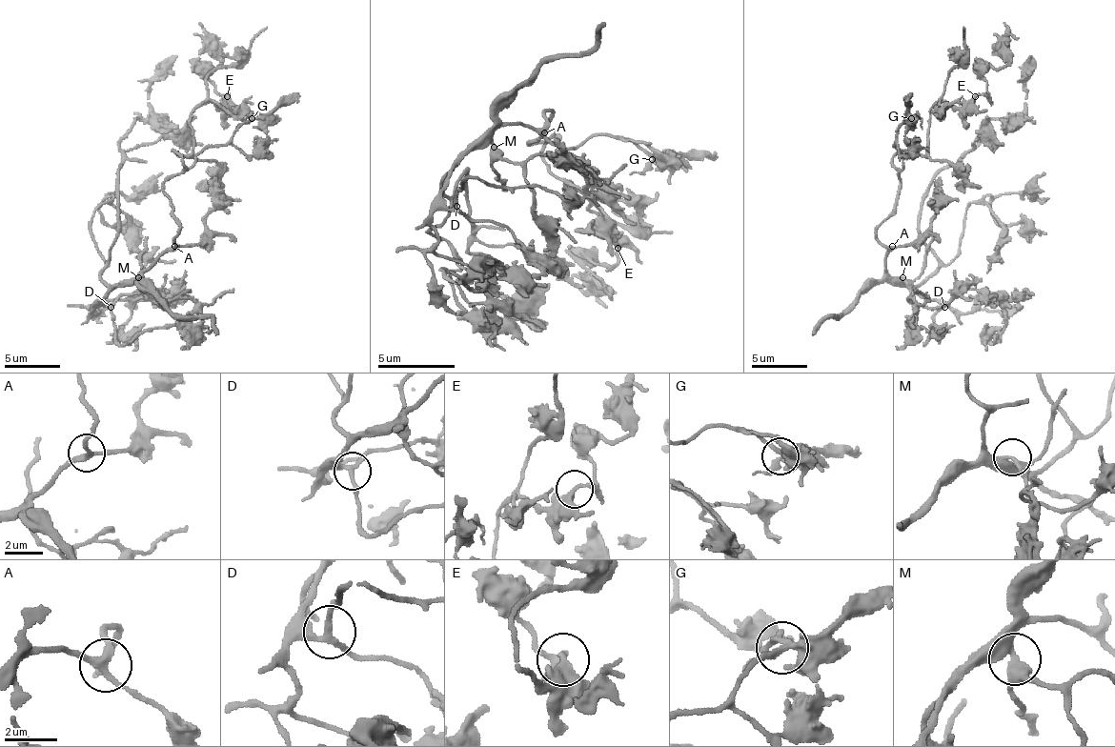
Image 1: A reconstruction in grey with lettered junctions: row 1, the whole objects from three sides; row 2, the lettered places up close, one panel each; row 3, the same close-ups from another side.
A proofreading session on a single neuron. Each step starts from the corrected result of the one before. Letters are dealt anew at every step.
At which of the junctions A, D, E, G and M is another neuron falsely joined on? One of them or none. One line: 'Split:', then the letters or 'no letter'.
Split: no letter

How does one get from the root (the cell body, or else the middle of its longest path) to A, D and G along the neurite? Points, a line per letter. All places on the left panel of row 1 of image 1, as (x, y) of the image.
A: (163, 252), (169, 252), (174, 246)
D: (163, 252), (133, 279), (125, 279), (100, 298), (111, 307)
G: (163, 252), (174, 249), (177, 234), (163, 182), (183, 173), (205, 149), (221, 146), (252, 118)

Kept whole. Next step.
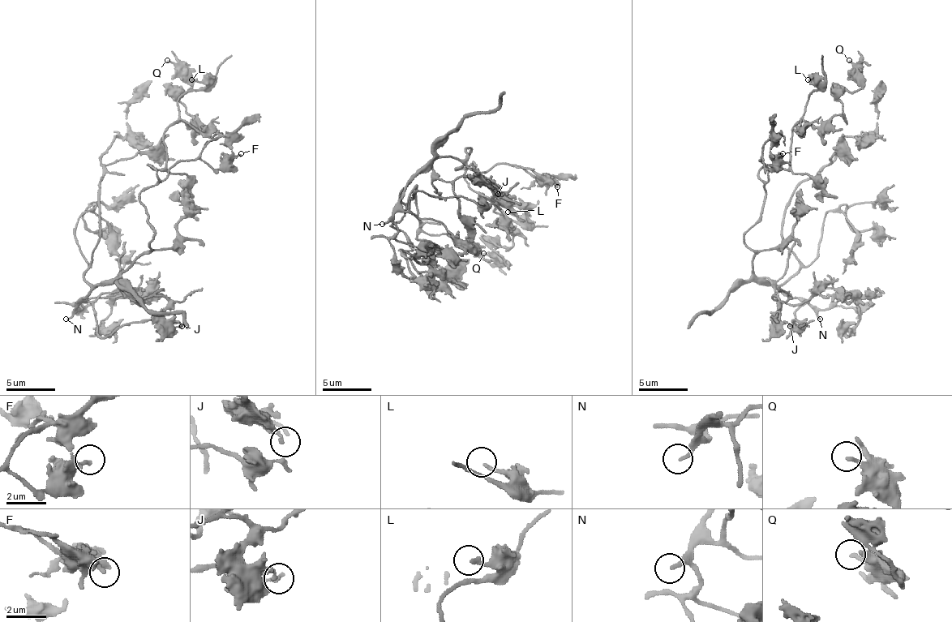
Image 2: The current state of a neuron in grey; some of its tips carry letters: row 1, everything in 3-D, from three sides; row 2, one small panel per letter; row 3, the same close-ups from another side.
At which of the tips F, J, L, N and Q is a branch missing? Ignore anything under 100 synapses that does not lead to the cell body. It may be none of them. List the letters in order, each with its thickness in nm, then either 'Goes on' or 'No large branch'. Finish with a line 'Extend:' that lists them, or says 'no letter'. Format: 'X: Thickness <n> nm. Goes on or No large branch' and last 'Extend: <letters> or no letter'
F: Thickness 240 nm. No large branch
J: Thickness 110 nm. No large branch
L: Thickness 170 nm. No large branch
N: Thickness 170 nm. Goes on
Q: Thickness 190 nm. No large branch
Extend: N

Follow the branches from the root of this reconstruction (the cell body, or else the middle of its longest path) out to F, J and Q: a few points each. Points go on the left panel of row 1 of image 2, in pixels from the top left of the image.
F: (140, 255), (150, 252), (152, 240), (140, 193), (157, 186), (182, 161), (201, 158), (221, 169), (241, 153)
J: (140, 255), (115, 279), (120, 289), (135, 301), (162, 296), (167, 301), (165, 316), (182, 326)
Q: (140, 255), (150, 166), (165, 166), (165, 131), (196, 117), (167, 60)

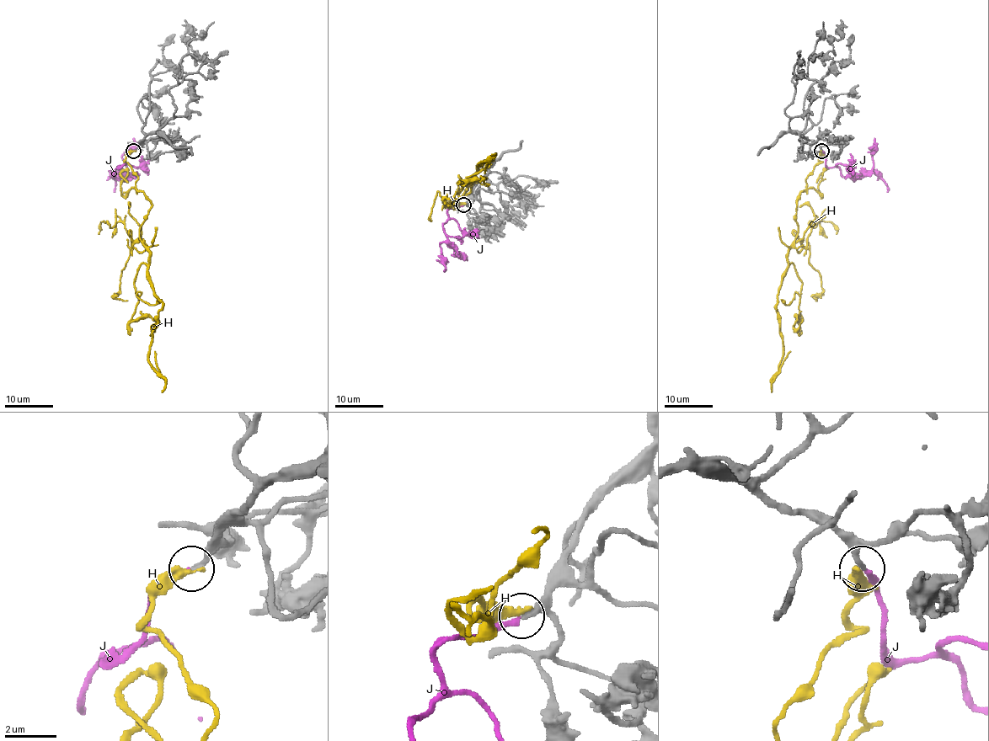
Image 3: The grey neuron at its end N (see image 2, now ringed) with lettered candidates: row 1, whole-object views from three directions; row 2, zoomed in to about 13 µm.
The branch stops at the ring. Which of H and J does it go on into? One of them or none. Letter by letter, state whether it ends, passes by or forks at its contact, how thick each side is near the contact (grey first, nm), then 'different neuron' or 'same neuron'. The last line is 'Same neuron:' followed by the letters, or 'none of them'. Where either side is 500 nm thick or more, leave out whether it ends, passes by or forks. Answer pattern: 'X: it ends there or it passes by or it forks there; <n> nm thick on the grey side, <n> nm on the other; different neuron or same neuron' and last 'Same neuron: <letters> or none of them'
H: it ends there; 220 nm thick on the grey side, 260 nm on the other; different neuron
J: it ends there; 170 nm thick on the grey side, 180 nm on the other; same neuron
Same neuron: J

